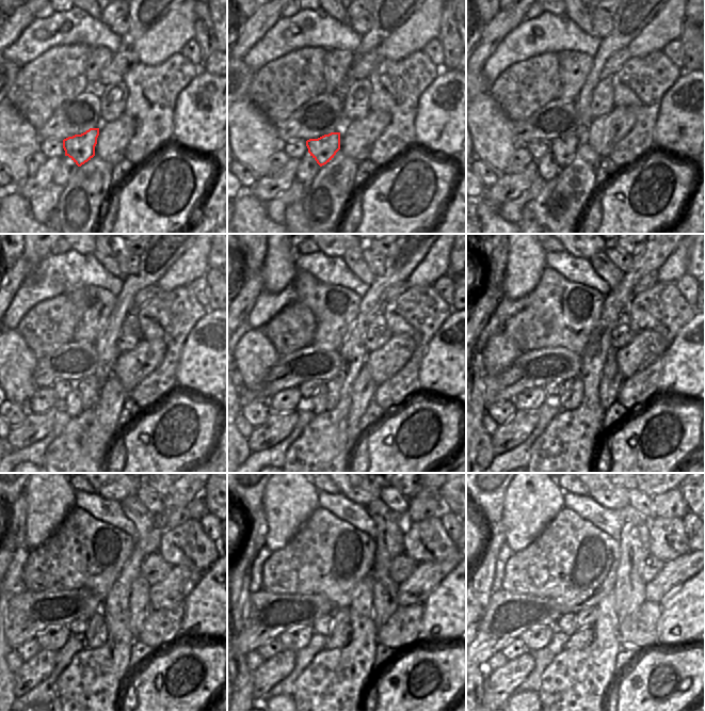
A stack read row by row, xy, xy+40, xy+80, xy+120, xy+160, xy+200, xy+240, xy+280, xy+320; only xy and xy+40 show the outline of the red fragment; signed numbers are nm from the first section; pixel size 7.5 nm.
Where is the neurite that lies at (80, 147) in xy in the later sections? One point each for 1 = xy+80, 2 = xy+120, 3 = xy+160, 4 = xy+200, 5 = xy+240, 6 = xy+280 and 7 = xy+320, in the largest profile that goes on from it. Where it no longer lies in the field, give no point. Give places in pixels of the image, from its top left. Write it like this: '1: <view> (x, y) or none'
1: xy+80 (563, 148)
2: xy+120 (89, 388)
3: xy+160 (332, 389)
4: xy+200 (576, 399)
5: xy+240 (101, 635)
6: xy+280 (338, 641)
7: xy+320 (581, 638)

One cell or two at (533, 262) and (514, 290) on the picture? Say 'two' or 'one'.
one

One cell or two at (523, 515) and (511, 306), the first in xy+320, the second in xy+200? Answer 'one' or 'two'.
two

